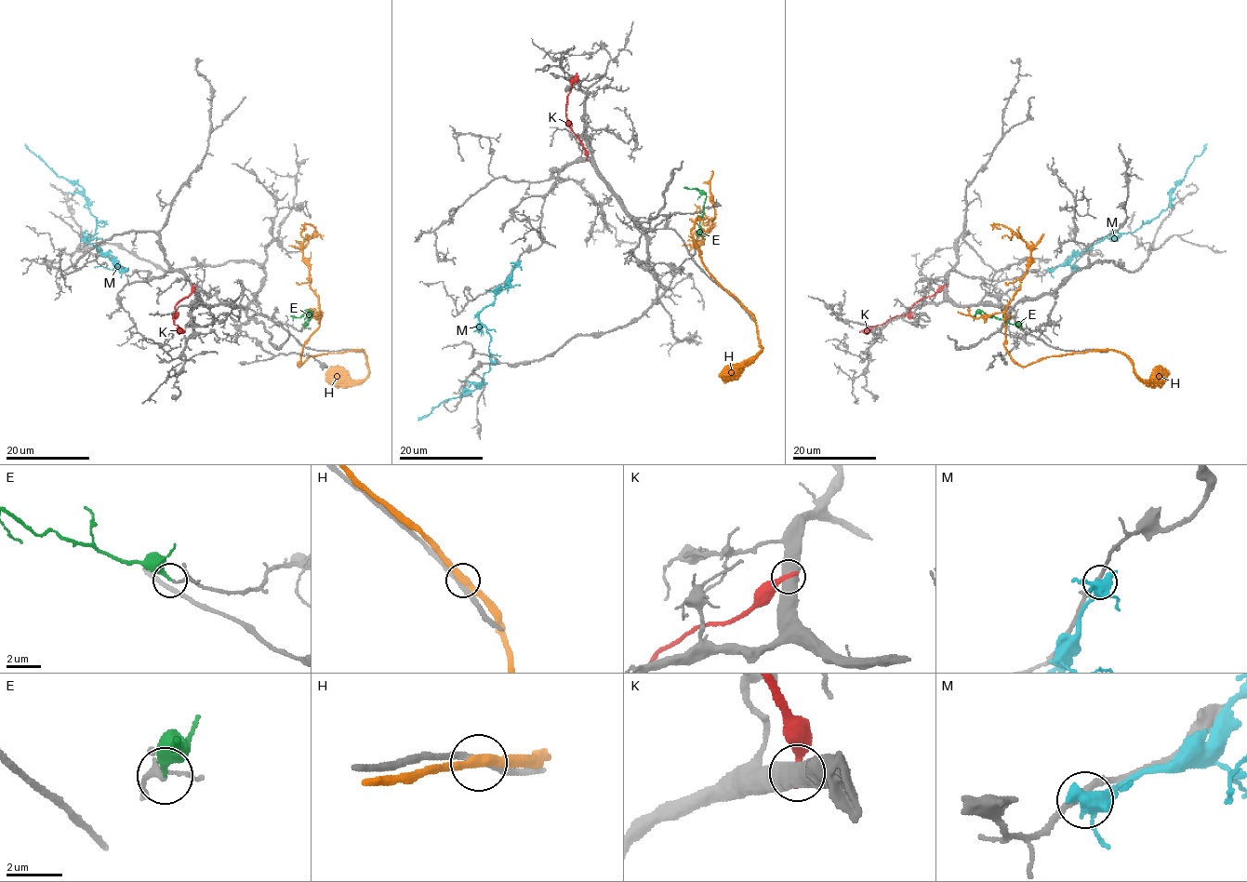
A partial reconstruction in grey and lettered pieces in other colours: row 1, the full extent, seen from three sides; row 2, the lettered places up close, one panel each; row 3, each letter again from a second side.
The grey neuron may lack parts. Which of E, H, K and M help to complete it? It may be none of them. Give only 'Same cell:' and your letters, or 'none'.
Same cell: E

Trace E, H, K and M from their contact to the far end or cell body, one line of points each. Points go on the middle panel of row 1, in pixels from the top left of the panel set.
E: (697, 236), (706, 195), (683, 187)
H: (746, 308), (708, 271), (694, 239), (696, 220), (714, 219), (696, 244), (710, 228), (697, 207), (694, 214)
K: (587, 158), (579, 138), (566, 120), (566, 97), (577, 73)
M: (516, 263), (511, 279), (479, 314), (479, 320), (490, 337), (489, 370), (473, 390), (444, 400), (418, 420)

